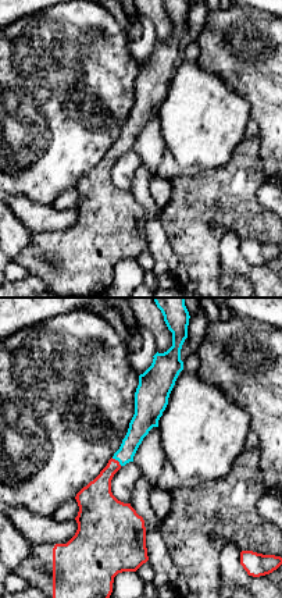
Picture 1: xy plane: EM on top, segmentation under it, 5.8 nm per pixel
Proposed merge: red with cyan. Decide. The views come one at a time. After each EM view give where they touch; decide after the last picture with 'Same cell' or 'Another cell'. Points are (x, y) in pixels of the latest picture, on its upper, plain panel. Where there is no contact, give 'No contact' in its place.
Touches red at (117, 149)

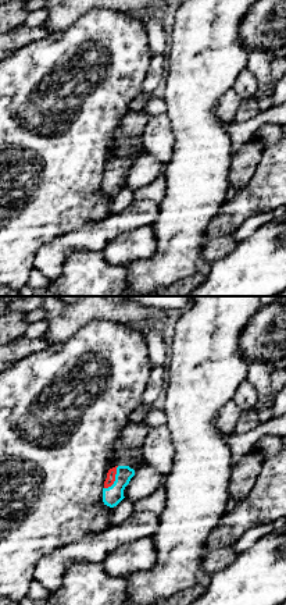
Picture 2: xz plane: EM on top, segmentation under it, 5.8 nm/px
Touches red at (114, 167)

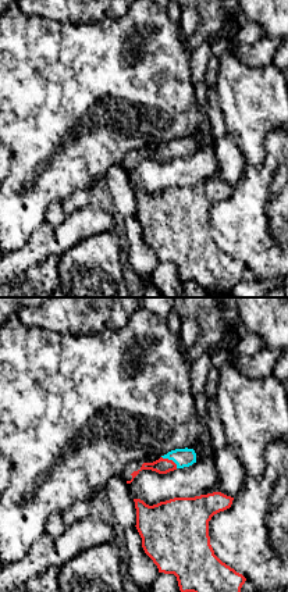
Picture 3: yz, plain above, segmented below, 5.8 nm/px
Touches red at (170, 149)

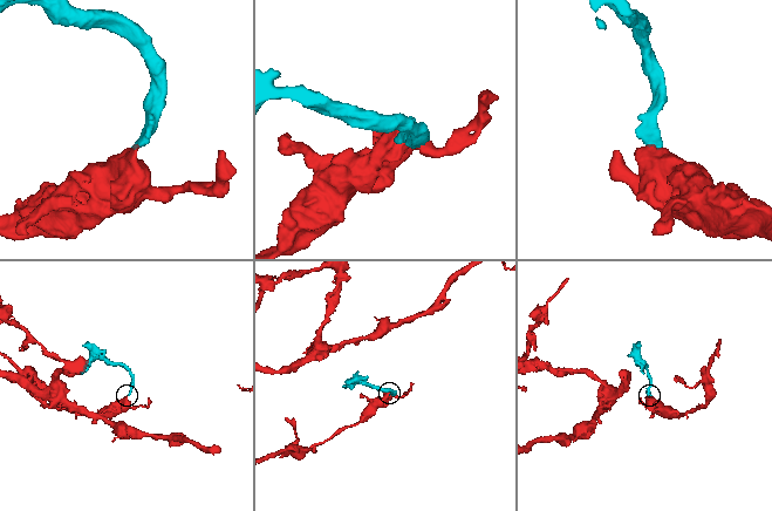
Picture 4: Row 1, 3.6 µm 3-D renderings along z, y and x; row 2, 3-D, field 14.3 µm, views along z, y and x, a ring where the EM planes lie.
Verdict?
Same cell

